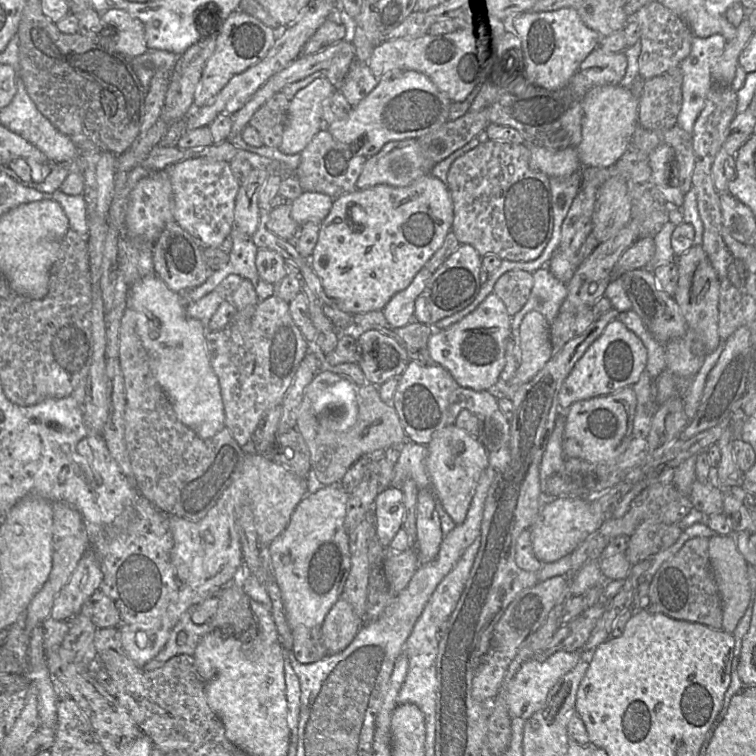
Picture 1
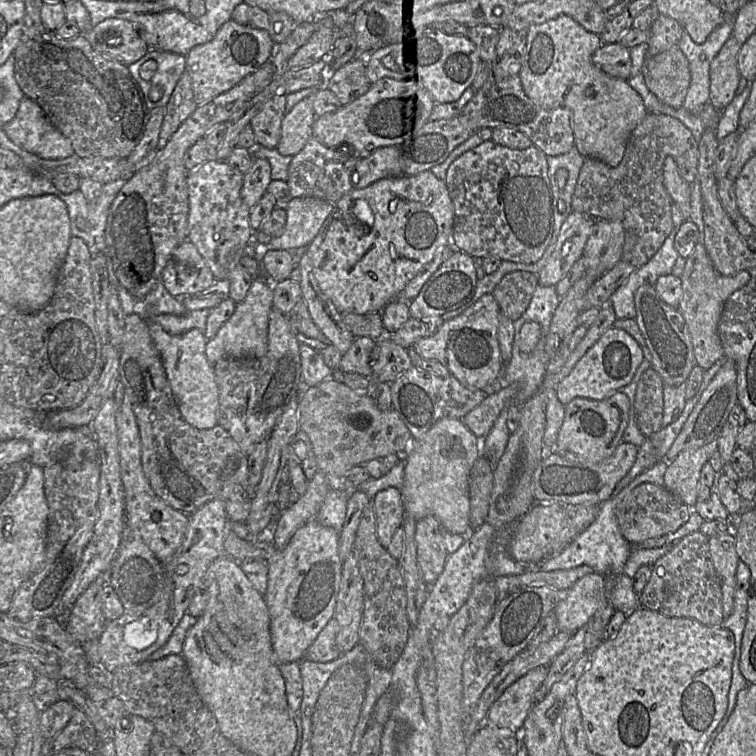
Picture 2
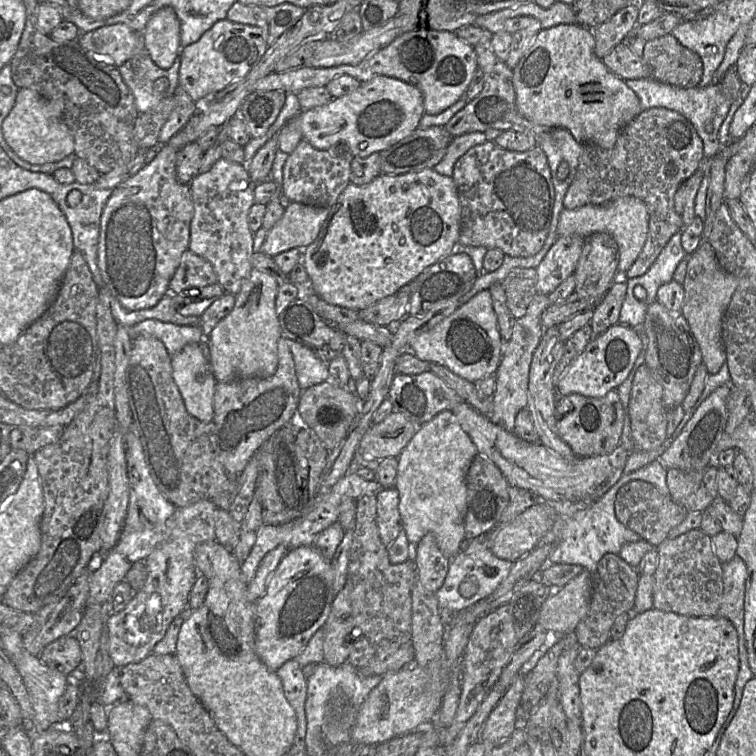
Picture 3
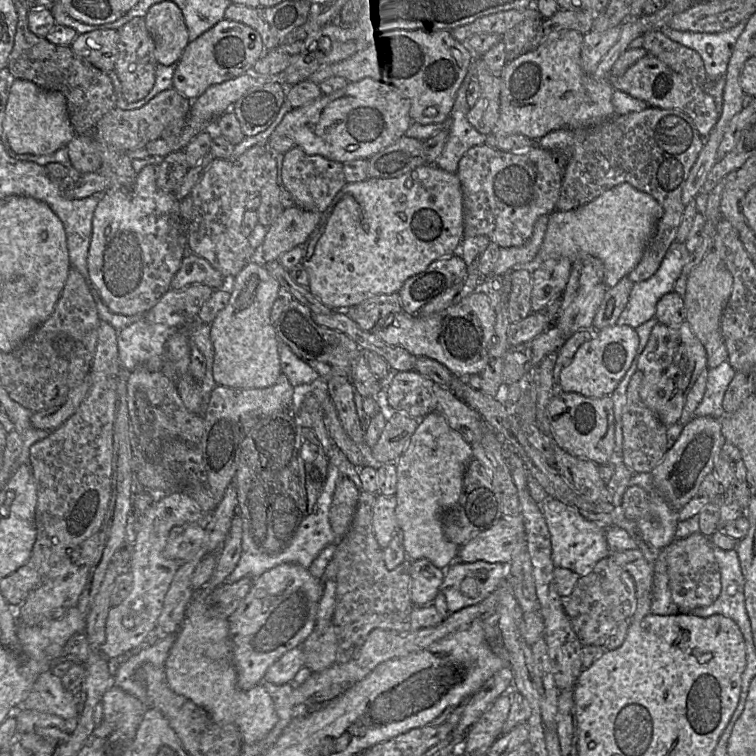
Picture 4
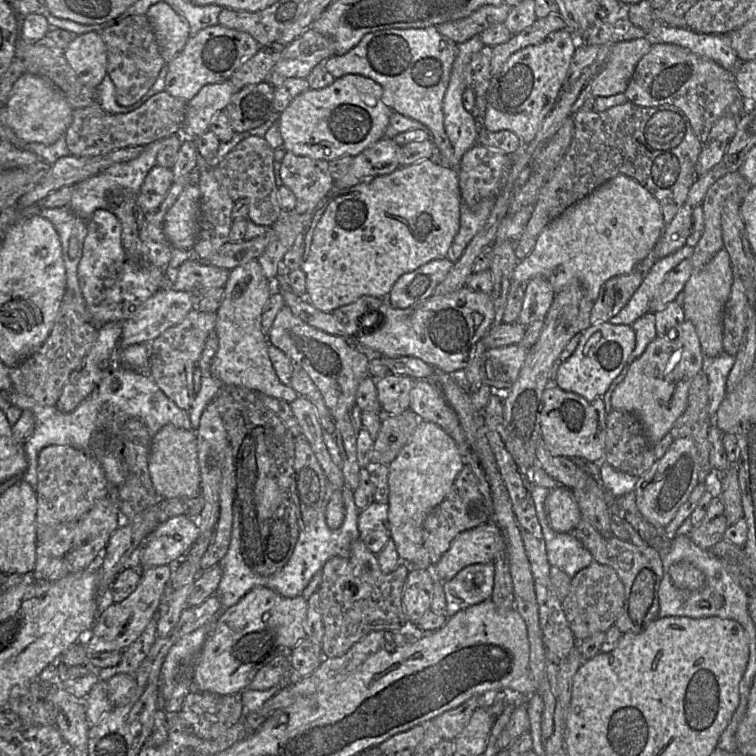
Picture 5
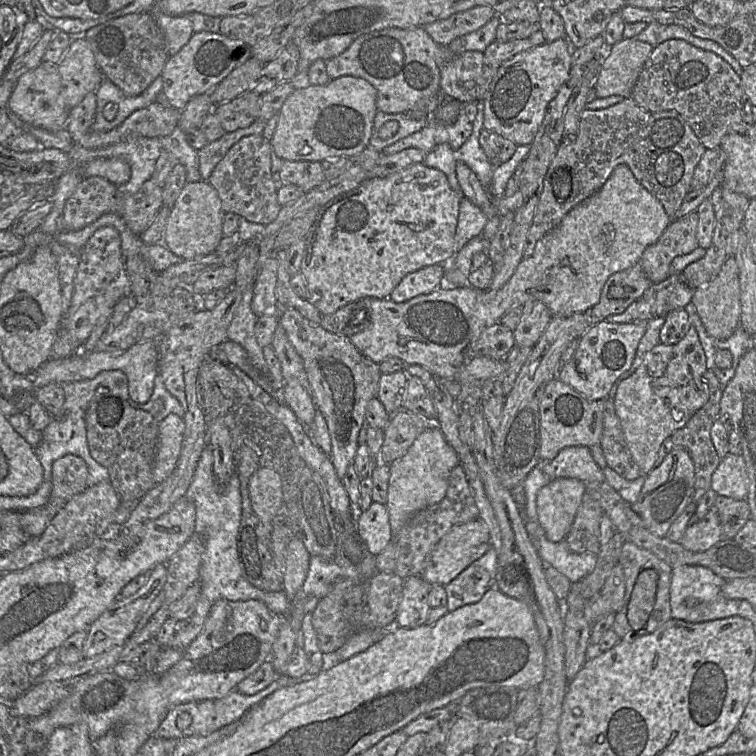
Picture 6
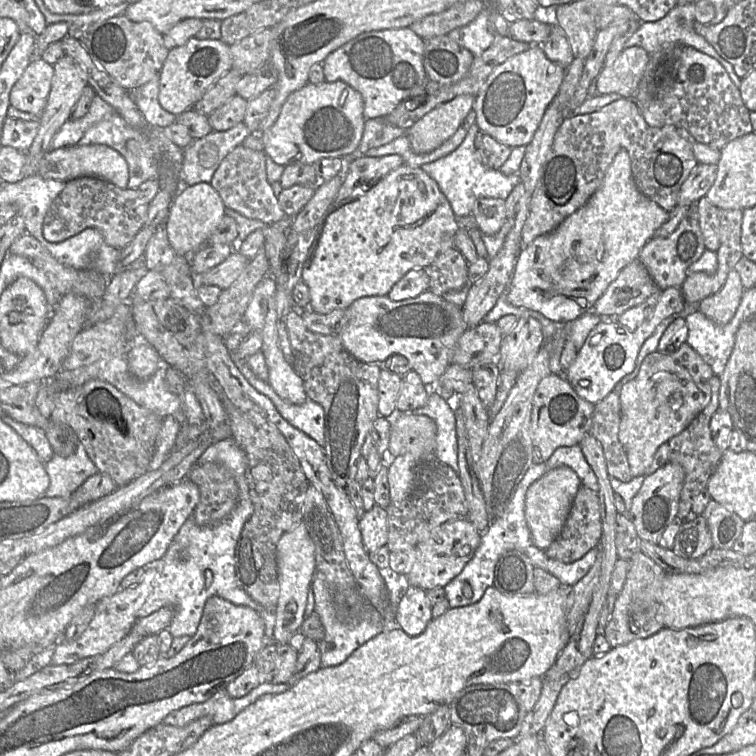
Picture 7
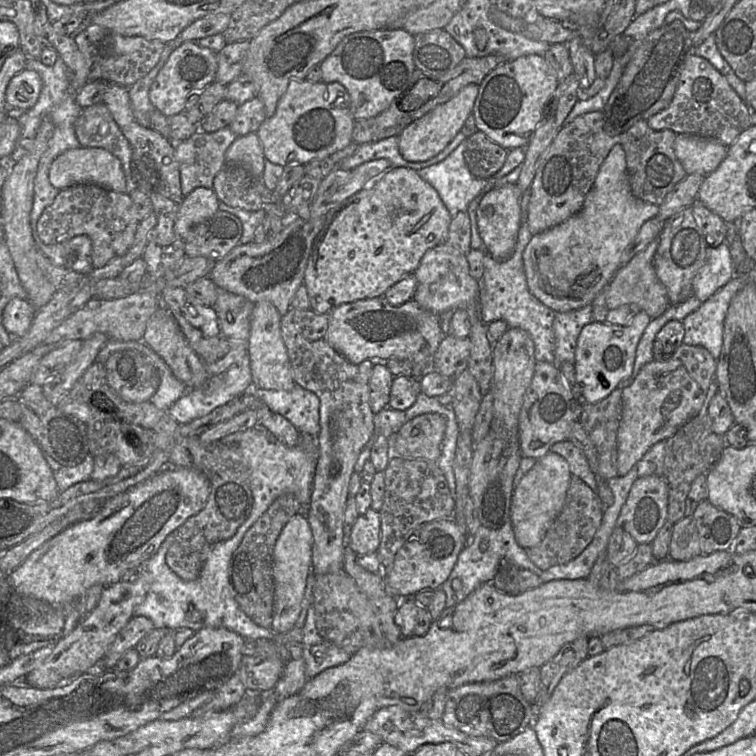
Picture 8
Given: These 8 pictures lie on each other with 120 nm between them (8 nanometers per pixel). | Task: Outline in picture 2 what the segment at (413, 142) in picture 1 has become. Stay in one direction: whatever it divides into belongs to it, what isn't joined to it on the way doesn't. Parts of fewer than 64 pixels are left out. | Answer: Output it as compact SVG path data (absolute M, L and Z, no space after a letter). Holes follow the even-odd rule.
M399 146L377 148L368 157L358 159L351 175L353 188L365 188L377 180L402 175Z

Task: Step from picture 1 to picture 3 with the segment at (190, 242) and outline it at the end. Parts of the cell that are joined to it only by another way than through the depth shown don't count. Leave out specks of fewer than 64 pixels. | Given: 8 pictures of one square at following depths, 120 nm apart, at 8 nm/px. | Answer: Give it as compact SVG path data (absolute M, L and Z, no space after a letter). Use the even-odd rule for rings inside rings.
M187 249L182 254L180 264L169 282L169 292L181 294L217 282L217 275L211 263Z

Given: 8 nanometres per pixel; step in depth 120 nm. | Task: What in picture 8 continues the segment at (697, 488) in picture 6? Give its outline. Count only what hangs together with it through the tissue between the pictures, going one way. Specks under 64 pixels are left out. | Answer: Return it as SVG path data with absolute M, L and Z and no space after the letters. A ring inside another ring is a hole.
M715 380L709 384L708 391L698 414L687 421L672 437L666 440L666 455L662 477L668 486L668 514L667 520L676 523L685 517L686 500L692 482L701 474L706 474L720 457L726 445L725 435L721 436L712 430L708 407L712 397L717 393Z

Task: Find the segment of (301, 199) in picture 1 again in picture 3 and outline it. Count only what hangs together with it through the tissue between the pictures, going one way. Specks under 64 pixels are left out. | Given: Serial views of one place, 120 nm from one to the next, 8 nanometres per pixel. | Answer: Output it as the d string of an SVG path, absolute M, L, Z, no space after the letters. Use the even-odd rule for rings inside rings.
M291 202L281 219L268 231L261 251L274 257L292 248L305 249L317 238L328 214L329 208L327 207Z

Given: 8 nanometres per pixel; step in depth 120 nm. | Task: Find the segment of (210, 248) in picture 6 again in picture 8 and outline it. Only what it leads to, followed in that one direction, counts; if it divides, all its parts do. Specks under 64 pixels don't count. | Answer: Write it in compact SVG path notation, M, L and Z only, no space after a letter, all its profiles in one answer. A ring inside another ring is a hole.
M197 187L183 198L177 212L174 230L184 240L199 223L219 210L219 199L212 188Z

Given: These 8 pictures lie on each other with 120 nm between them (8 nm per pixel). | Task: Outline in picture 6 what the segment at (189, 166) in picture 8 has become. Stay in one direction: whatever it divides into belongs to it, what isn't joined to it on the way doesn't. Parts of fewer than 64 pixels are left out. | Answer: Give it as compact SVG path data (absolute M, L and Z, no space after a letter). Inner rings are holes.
M257 119L247 128L241 128L233 132L225 133L216 141L209 142L198 150L199 171L201 178L208 181L217 164L225 157L229 149L240 139L250 135L261 135L267 121Z

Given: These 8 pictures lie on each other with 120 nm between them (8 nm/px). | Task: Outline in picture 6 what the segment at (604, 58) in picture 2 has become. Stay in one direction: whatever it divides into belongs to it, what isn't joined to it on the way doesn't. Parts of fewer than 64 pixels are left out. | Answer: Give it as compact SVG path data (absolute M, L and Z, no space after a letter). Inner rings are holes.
M681 39L667 40L653 48L630 98L649 112L678 112L706 149L720 147L726 134L745 135L754 123L752 105L742 90L740 76L713 52L696 48Z

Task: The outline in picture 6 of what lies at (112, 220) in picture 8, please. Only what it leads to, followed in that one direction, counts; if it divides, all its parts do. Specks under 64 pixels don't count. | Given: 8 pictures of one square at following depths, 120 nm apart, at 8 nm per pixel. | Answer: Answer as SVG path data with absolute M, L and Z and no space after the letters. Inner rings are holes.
M84 177L65 202L61 216L61 229L64 231L81 230L104 214L116 213L124 219L134 234L140 235L151 224L162 206L163 187L157 185L152 179L144 182L136 193L124 195L119 192L116 185L102 177Z

